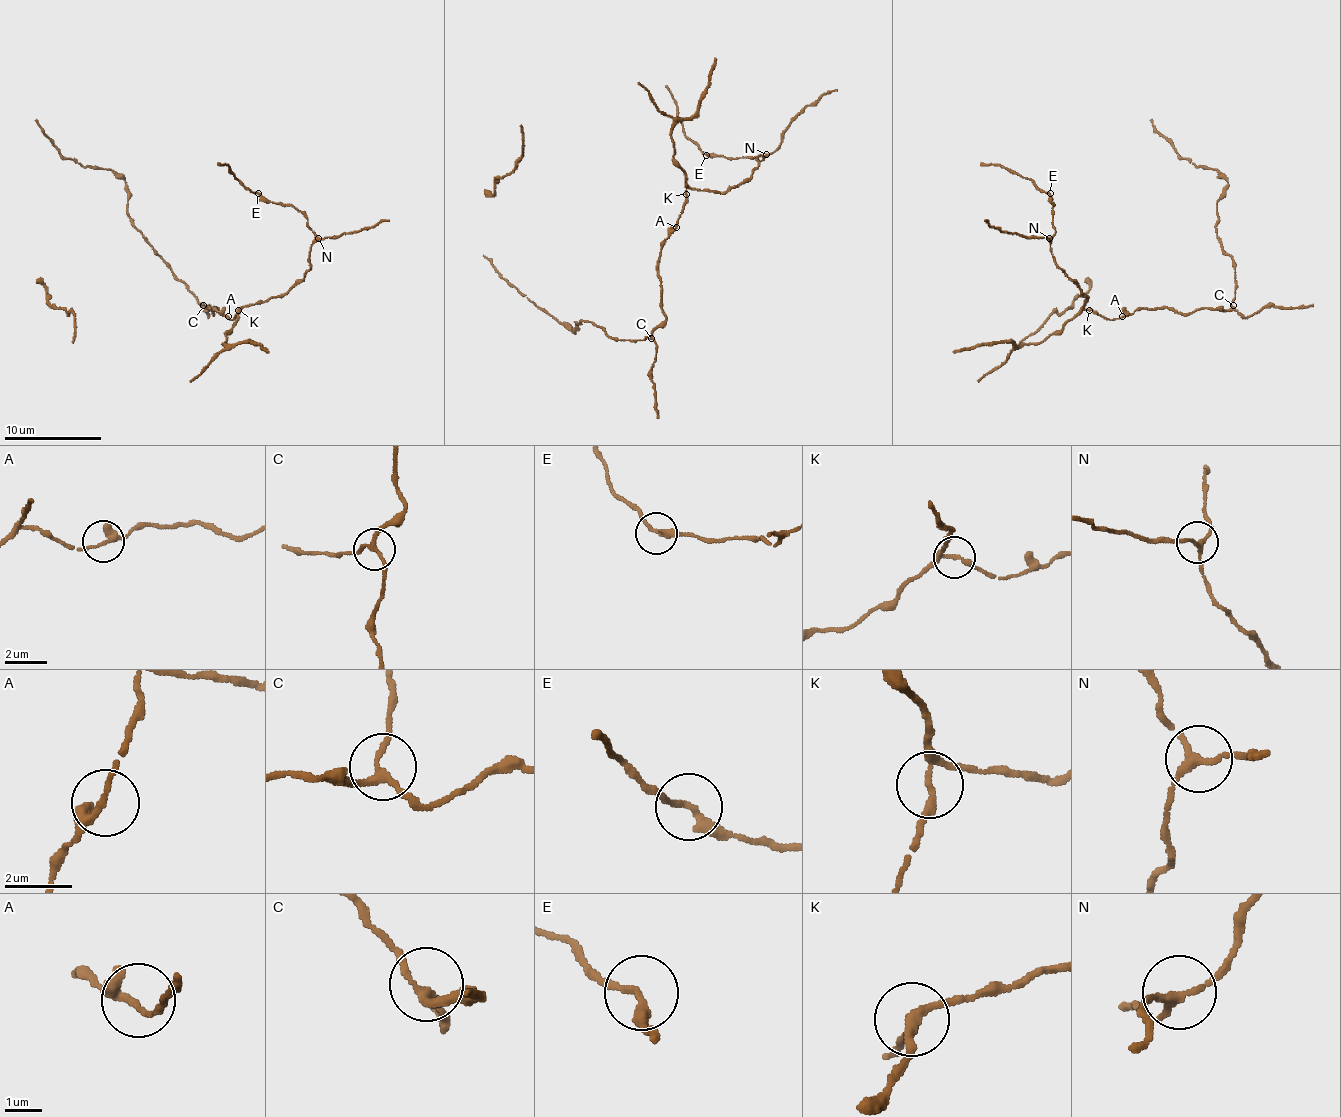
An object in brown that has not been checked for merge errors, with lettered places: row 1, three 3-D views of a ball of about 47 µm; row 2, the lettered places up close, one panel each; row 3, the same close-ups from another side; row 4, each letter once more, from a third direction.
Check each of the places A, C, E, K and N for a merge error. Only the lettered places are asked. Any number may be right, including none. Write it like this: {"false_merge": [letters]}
{"false_merge": []}

